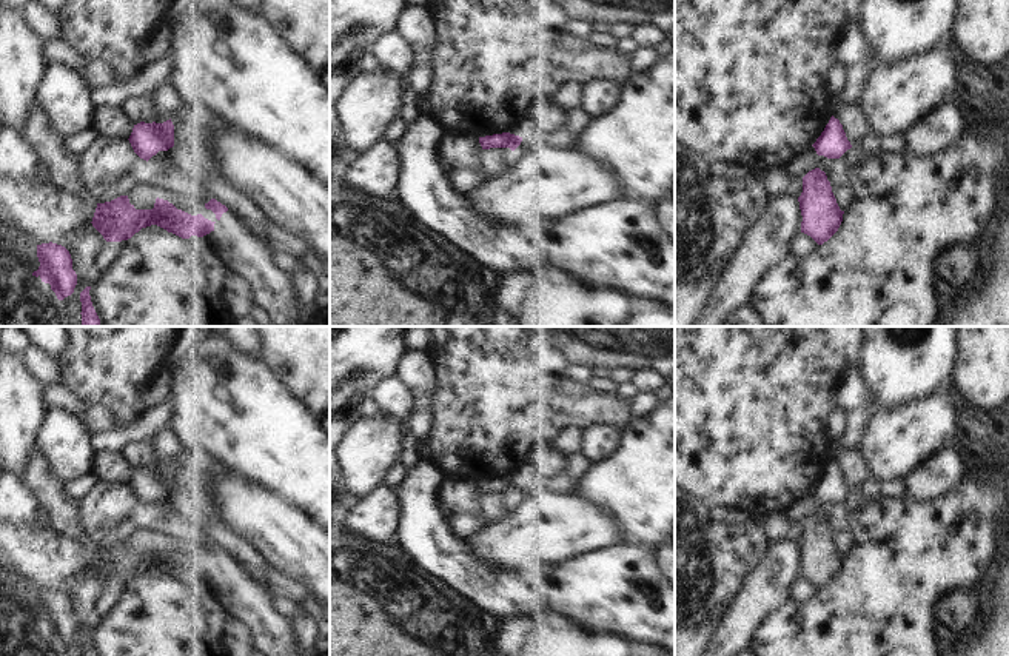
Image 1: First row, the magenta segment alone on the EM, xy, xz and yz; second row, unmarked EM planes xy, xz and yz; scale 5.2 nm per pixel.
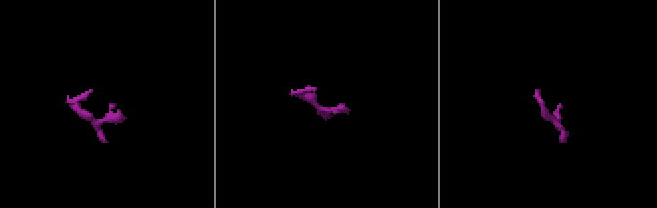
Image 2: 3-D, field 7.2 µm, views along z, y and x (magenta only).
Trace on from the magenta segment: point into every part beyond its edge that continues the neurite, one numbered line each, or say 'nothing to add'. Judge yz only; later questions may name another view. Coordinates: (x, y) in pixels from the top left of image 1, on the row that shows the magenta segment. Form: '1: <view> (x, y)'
nothing to add

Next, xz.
nothing to add

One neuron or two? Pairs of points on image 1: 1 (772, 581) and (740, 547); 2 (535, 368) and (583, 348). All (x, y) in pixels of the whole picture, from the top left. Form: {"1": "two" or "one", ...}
{"1": "two", "2": "two"}

